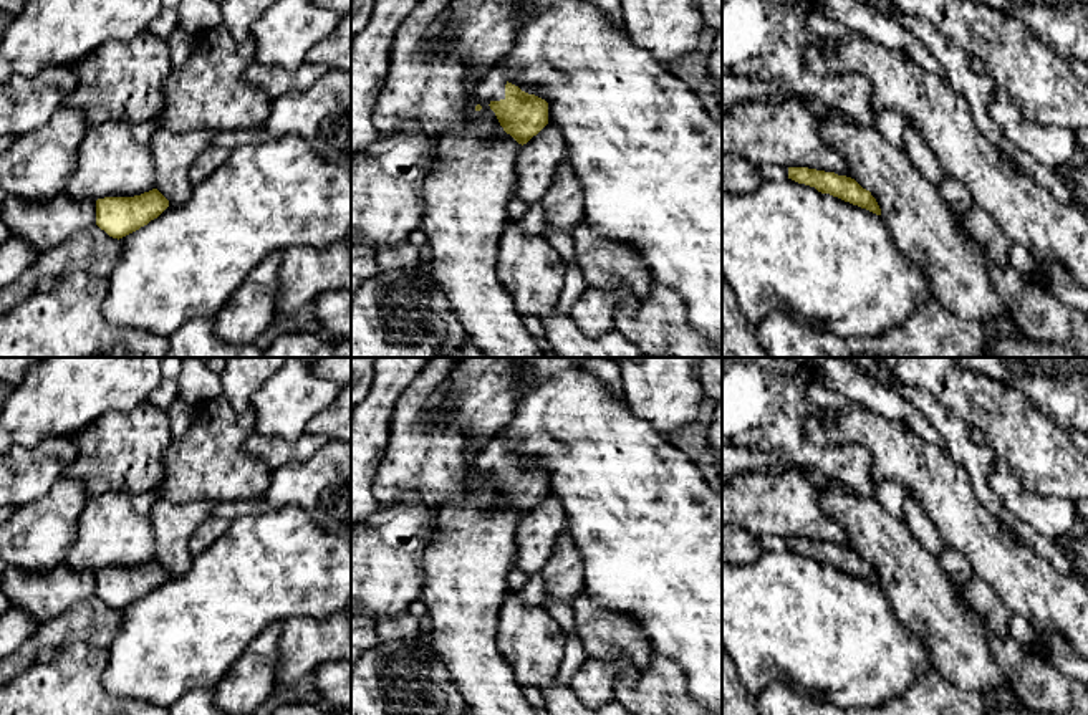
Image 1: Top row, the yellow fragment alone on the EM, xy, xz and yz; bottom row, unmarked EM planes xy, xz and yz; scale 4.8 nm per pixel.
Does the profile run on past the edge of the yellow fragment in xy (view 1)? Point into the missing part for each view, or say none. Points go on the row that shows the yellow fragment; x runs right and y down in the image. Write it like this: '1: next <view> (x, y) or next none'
1: next none

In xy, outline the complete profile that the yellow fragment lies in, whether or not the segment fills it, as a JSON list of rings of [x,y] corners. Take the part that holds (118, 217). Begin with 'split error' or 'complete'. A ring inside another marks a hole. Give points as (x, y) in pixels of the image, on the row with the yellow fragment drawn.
complete | [[[152,189],[134,197],[104,197],[96,200],[96,225],[113,238],[123,238],[169,207],[169,200]]]

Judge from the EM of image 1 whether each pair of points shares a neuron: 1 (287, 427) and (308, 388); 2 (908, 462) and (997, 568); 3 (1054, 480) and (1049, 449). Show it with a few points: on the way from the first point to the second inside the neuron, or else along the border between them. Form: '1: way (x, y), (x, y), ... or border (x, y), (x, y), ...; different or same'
1: way (287, 417), (287, 409), (298, 398); same
2: way (934, 489), (982, 542); same
3: way (1054, 472), (1049, 457); same

